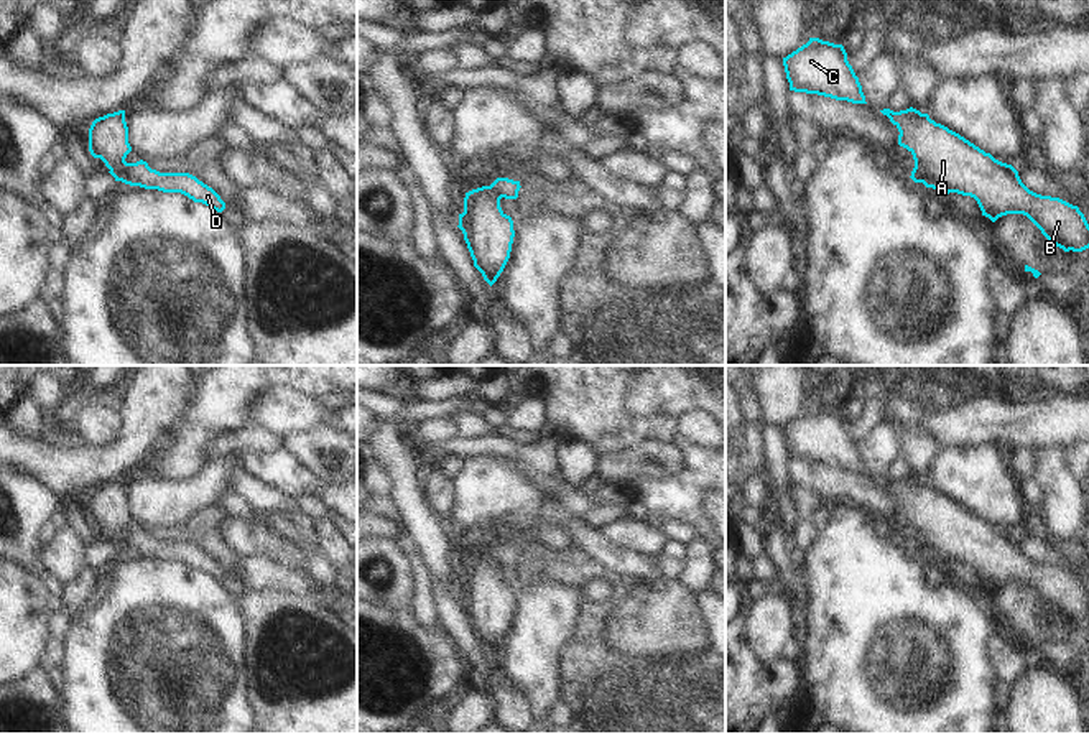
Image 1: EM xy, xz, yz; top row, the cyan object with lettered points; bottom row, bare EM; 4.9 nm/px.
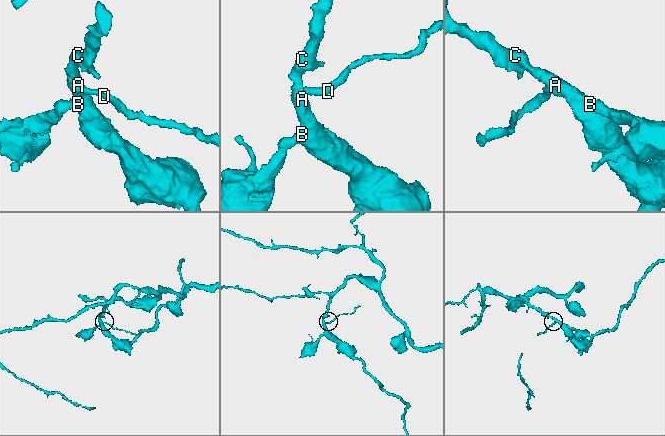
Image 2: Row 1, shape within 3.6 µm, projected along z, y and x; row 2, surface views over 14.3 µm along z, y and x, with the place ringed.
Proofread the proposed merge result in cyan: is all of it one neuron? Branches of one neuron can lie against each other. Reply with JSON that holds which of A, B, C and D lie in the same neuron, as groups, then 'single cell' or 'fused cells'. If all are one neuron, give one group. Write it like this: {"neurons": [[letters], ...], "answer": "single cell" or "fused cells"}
{"neurons": [["A", "B", "C"], ["D"]], "answer": "fused cells"}

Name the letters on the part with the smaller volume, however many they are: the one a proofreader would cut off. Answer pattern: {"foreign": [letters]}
{"foreign": ["D"]}

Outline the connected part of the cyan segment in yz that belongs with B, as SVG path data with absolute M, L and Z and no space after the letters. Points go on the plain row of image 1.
M913 476L880 481L898 497L898 513L913 523L920 551L926 556L943 564L974 566L992 591L1007 583L1023 583L1064 620L1089 617L1089 592L1077 574L1030 560L1012 533L995 528L928 482Z

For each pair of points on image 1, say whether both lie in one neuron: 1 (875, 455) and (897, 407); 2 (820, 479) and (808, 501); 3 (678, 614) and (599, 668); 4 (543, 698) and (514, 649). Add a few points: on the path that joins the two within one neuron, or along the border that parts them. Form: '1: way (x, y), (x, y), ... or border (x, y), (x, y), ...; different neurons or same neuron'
1: border (885, 418), (899, 428), (902, 456); different neurons
2: border (792, 484), (811, 487), (829, 506); different neurons
3: border (604, 619), (614, 649), (658, 659); different neurons
4: way (542, 687), (537, 672), (525, 660); same neuron

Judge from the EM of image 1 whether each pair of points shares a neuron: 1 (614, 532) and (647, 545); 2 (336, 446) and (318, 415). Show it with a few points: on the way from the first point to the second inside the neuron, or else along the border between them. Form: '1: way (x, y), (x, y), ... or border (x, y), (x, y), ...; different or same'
1: way (622, 532), (639, 537); same
2: border (339, 432), (326, 425), (313, 425), (287, 436); different

